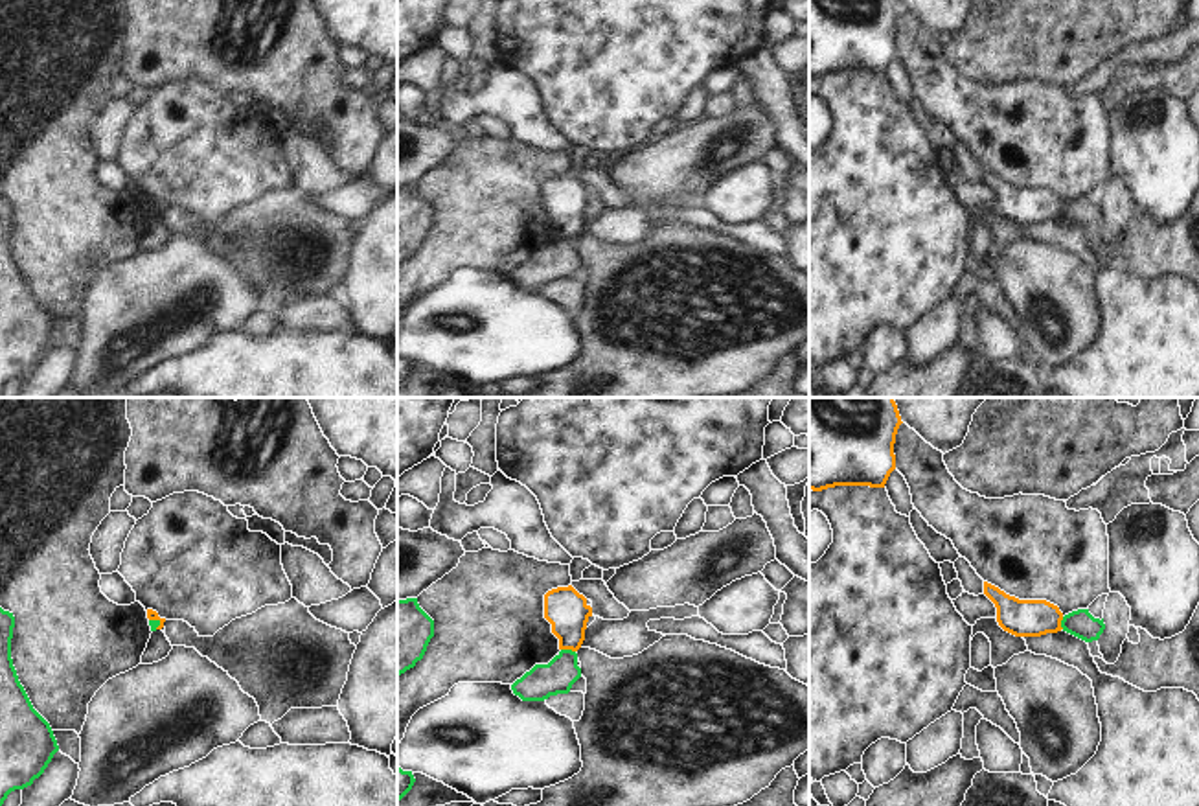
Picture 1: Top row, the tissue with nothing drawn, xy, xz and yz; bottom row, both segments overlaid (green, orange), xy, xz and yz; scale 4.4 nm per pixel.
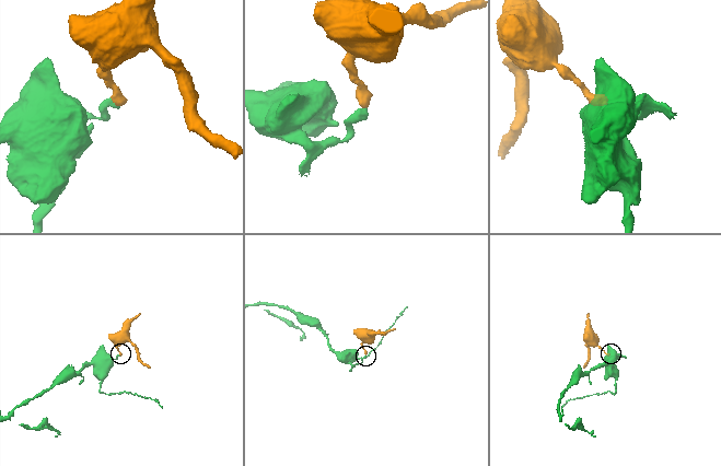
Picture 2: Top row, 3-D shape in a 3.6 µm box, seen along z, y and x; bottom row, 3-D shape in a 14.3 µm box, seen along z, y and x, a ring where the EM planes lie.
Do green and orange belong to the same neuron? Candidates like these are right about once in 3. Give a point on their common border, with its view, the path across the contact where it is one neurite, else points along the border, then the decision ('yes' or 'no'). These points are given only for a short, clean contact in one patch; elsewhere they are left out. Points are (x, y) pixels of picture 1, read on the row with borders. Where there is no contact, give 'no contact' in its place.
meets green in xz at (569, 650); border along xz (561, 648), (574, 652); no

